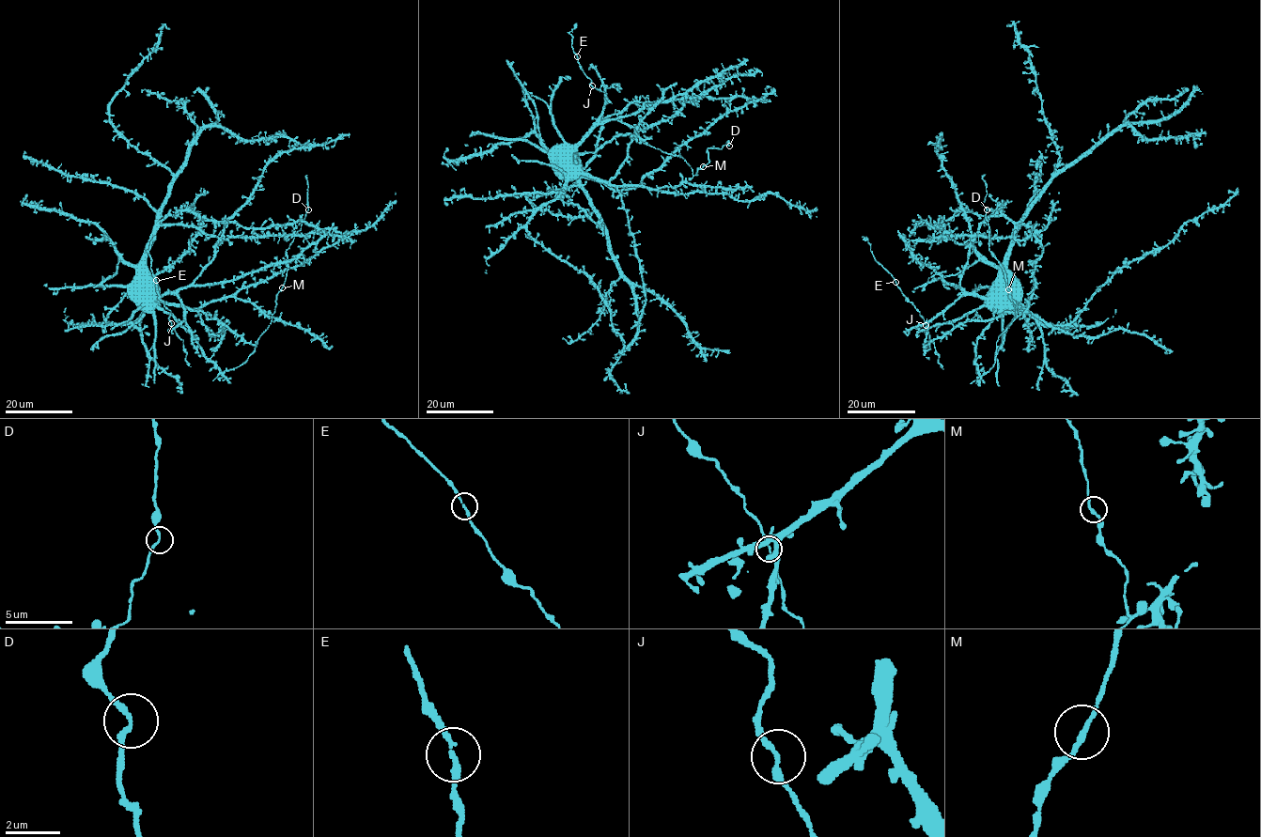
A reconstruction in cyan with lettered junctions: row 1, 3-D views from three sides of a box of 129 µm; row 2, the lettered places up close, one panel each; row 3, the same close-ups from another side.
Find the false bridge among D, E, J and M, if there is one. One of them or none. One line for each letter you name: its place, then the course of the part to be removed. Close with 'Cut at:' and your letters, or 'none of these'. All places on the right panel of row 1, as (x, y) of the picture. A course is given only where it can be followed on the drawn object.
Cut at: none of these

